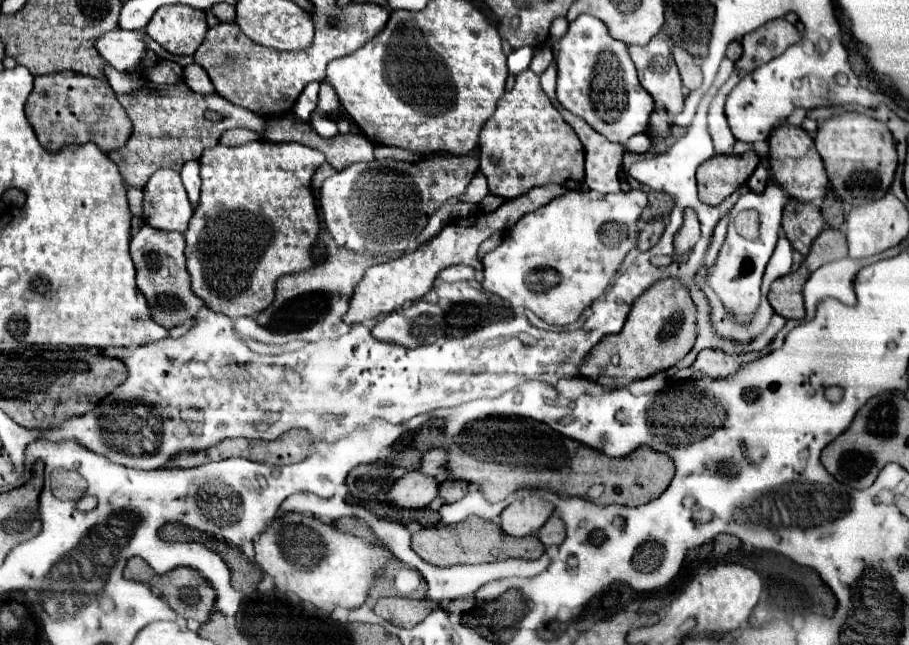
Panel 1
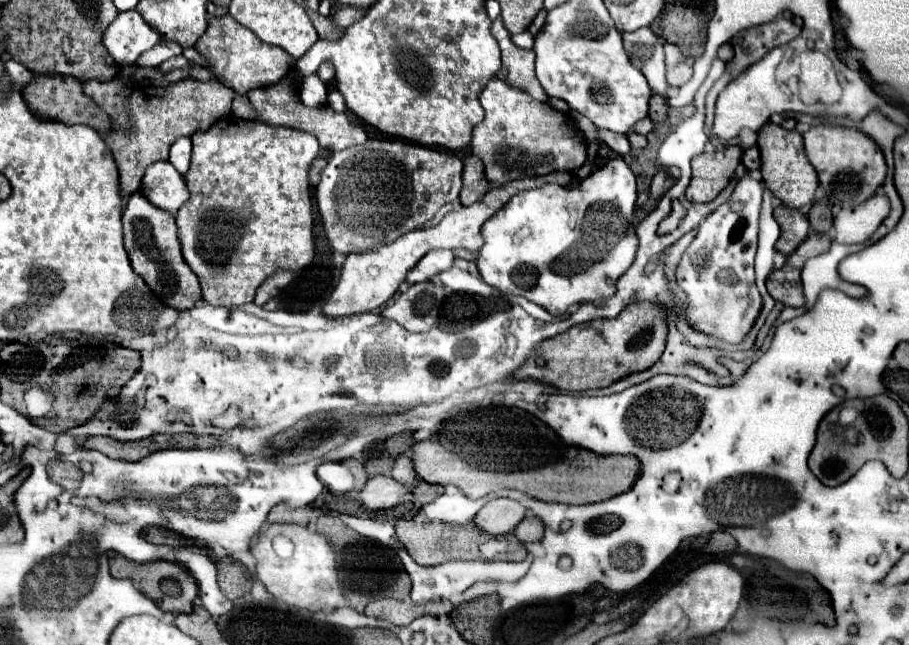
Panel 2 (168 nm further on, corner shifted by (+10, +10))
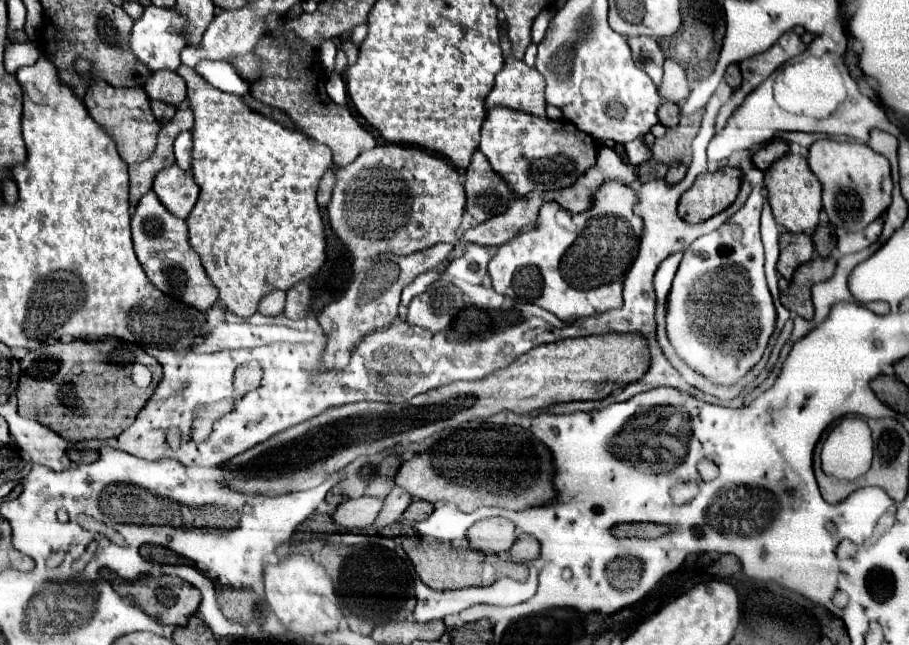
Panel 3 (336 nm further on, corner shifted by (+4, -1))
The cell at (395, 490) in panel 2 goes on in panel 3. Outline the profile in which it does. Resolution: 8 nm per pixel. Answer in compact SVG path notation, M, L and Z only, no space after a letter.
M362 496L356 500L346 500L342 502L336 512L332 514L334 522L346 530L352 528L366 528L372 526L378 512L382 508L382 500L378 498L370 498L370 496Z

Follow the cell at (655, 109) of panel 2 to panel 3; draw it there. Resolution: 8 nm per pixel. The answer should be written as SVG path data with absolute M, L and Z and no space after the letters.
M662 102L662 106L658 108L660 124L664 124L666 128L678 126L678 116L680 116L680 108L674 102Z

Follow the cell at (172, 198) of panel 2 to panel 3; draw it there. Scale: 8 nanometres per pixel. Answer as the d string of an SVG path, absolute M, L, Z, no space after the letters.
M172 164L158 172L154 180L154 192L158 194L160 202L178 218L186 218L196 200L198 200L198 184L192 172L184 172L180 166Z

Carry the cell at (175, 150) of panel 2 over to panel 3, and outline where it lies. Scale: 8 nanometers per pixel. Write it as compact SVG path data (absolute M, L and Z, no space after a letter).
M182 132L176 138L174 154L176 154L176 164L182 170L190 170L190 160L192 160L192 134L190 132Z

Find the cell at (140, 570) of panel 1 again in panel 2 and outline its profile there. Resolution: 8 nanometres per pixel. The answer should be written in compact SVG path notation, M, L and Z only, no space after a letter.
M114 557L110 561L110 573L114 577L126 577L132 581L138 581L142 593L146 593L150 599L156 601L156 605L162 611L172 611L172 613L190 613L192 611L192 603L198 597L198 585L194 581L194 577L180 567L178 563L170 563L170 561L152 561L152 563L136 563L130 561L126 557Z

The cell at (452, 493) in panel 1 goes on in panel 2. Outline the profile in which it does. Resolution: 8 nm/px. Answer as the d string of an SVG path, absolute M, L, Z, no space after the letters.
M418 481L418 485L412 489L412 495L420 503L432 503L442 493L444 493L442 485L434 485L434 483L426 483L426 481Z

